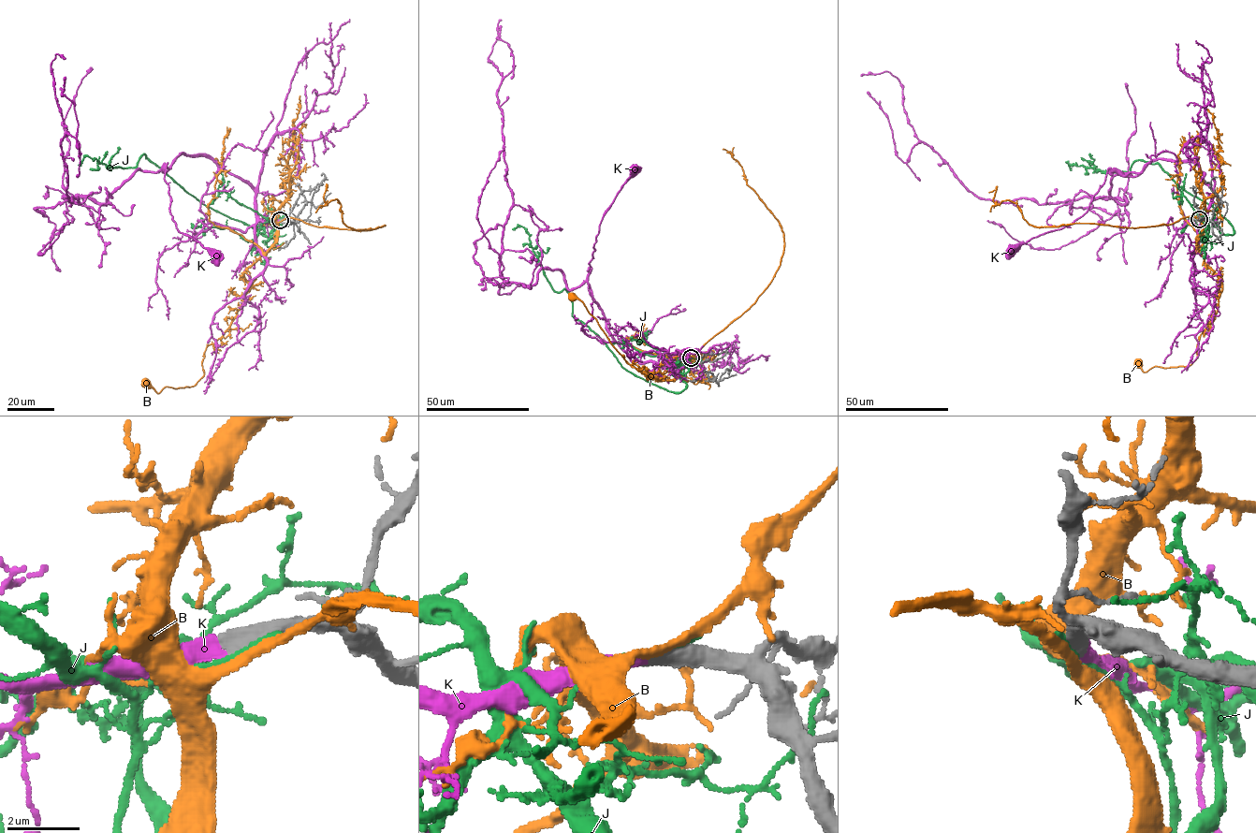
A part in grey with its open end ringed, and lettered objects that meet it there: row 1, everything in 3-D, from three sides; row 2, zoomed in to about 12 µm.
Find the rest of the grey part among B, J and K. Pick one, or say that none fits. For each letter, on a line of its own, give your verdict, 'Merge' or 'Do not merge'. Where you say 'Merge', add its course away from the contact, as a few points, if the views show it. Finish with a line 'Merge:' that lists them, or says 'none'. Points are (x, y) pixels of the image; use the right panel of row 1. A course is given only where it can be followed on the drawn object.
B: Do not merge
J: Do not merge
K: Merge. Its course: (1199, 219), (1212, 192), (1204, 173), (1190, 161), (1155, 159), (1140, 172), (1108, 168), (1083, 215), (1010, 251)
Merge: K

